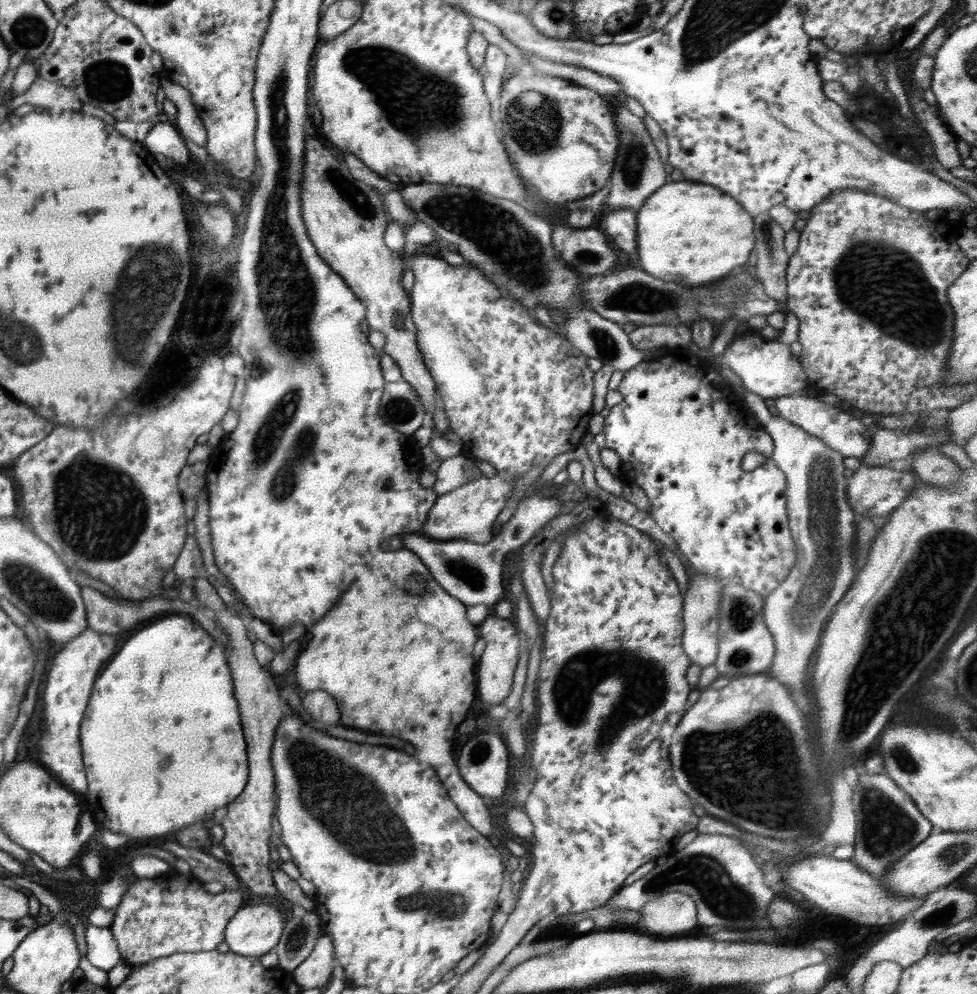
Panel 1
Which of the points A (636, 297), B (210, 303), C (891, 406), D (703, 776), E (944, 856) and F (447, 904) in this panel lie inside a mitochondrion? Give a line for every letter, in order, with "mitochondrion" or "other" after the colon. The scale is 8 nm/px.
A: mitochondrion
B: other
C: other
D: mitochondrion
E: mitochondrion
F: mitochondrion

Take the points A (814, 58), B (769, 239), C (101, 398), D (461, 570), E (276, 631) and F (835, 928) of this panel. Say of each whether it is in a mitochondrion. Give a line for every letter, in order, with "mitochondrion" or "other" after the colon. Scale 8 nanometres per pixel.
A: other
B: mitochondrion
C: other
D: mitochondrion
E: other
F: other

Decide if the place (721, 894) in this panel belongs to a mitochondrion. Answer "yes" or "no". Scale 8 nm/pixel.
yes

